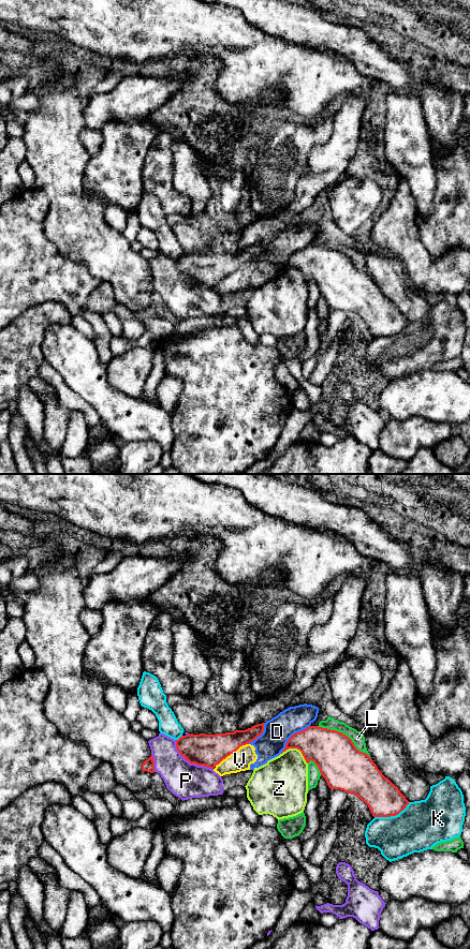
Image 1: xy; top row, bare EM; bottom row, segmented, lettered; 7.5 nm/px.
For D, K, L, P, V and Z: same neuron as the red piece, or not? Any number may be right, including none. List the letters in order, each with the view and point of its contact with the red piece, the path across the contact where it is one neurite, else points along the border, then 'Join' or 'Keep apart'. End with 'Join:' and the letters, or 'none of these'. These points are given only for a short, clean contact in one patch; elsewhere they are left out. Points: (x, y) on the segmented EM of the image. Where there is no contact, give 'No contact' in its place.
D: Touches red at xy (292, 736). Keep apart
K: Touches red at xy (392, 815). Keep apart
L: Touches red at xy (344, 735). Keep apart
P: Touches red at xy (190, 762). Keep apart
V: Touches red at xy (231, 753). Keep apart
Z: Touches red at xy (297, 749). Keep apart
Join: none of these

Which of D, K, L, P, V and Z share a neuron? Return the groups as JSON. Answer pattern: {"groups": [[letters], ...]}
{"groups": [["D", "V"], ["K"], ["L"], ["P"], ["Z"]]}

